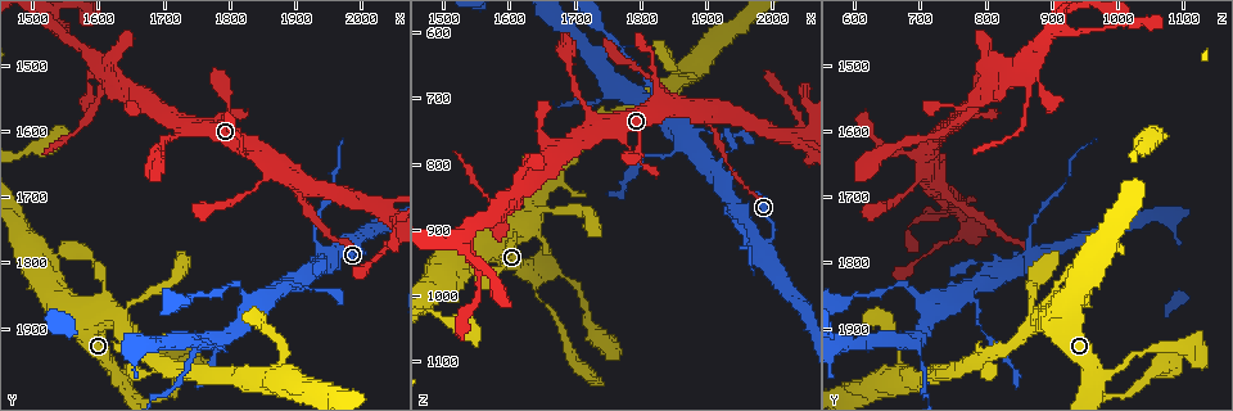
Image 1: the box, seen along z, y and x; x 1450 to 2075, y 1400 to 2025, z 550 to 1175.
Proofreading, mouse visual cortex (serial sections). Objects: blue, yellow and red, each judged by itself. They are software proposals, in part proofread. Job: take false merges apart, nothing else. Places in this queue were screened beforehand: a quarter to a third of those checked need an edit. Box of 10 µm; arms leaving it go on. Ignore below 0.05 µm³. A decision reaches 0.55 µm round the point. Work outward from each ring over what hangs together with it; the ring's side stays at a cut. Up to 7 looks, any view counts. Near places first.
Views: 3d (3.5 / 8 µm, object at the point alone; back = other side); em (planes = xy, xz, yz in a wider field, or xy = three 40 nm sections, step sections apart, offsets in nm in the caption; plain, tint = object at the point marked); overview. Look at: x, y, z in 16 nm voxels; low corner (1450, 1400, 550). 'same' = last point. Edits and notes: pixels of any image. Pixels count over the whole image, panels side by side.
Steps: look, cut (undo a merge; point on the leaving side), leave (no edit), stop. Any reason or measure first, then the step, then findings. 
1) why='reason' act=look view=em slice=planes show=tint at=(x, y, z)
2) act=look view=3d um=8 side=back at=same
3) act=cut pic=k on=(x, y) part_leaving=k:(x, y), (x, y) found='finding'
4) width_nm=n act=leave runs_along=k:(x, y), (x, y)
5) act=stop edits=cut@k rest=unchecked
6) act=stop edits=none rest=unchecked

why='two arms in line, one across' act=look view=3d um=3.5 at=(1870, 1845, 755)

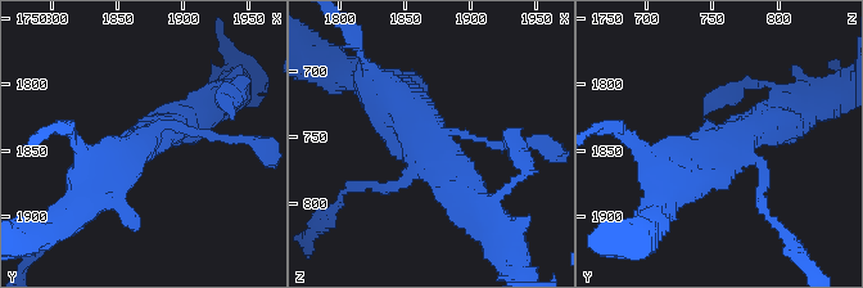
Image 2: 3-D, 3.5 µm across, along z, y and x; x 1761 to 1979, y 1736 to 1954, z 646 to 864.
act=look view=em slice=xy step=5 show=tint at=(1866, 1846, 760)

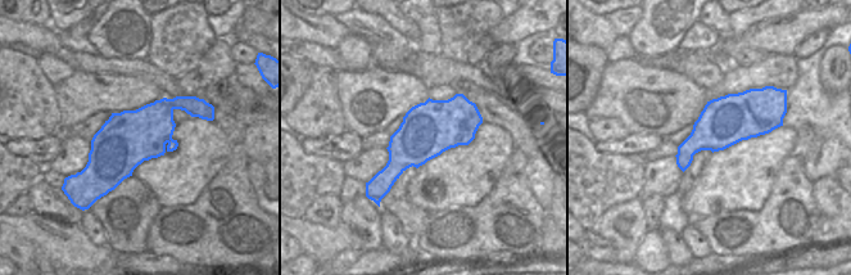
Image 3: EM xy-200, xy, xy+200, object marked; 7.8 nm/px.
width_nm=420 act=leave runs_along=2:(477, 207), (382, 93) found='continuous, no second cell'

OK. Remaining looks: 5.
why='sudden change in width' act=look view=3d um=8 side=back at=(1870, 1655, 710)

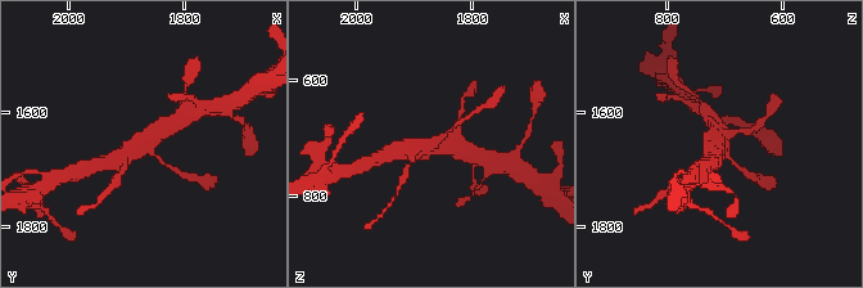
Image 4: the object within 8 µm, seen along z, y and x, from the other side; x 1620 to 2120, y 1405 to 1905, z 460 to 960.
act=look view=em slice=xy step=5 show=tint at=same

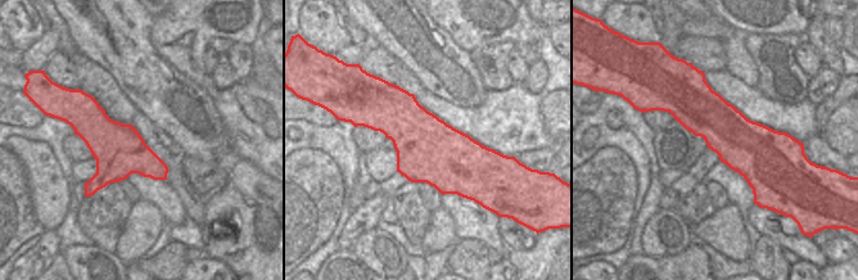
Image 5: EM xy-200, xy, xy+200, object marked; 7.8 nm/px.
act=leave runs_along=4:(174, 122), (139, 149), (112, 160) found='all the same cell'

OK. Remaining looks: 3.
why='thick turns thin' act=look view=3d um=8 at=(1625, 1875, 890)

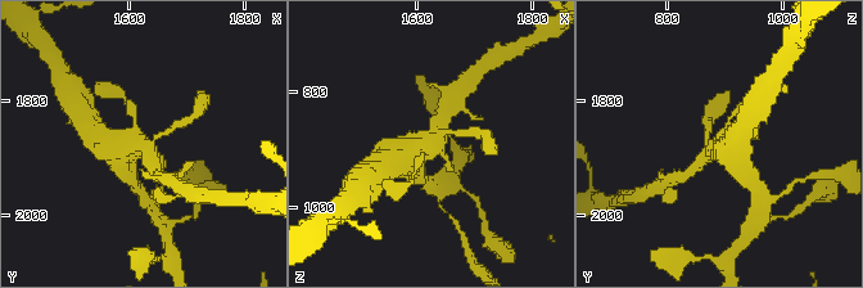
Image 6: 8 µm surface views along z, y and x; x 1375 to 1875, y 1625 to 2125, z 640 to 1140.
act=look view=em slice=xy step=1 show=tint at=same

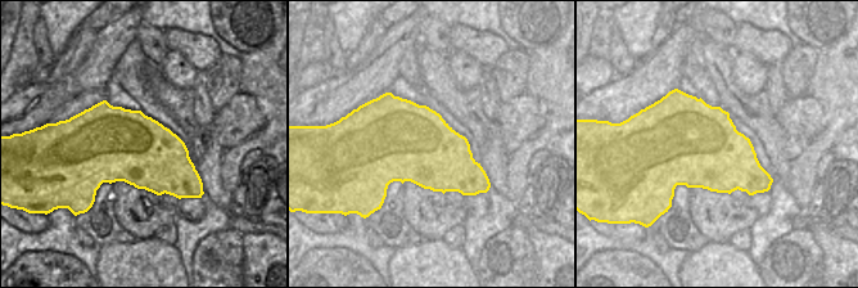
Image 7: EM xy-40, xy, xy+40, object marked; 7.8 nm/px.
act=leave runs_along=6:(412, 169), (407, 153), (438, 129) found='one cell here'

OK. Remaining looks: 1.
act=stop edits=none rest=unchecked

